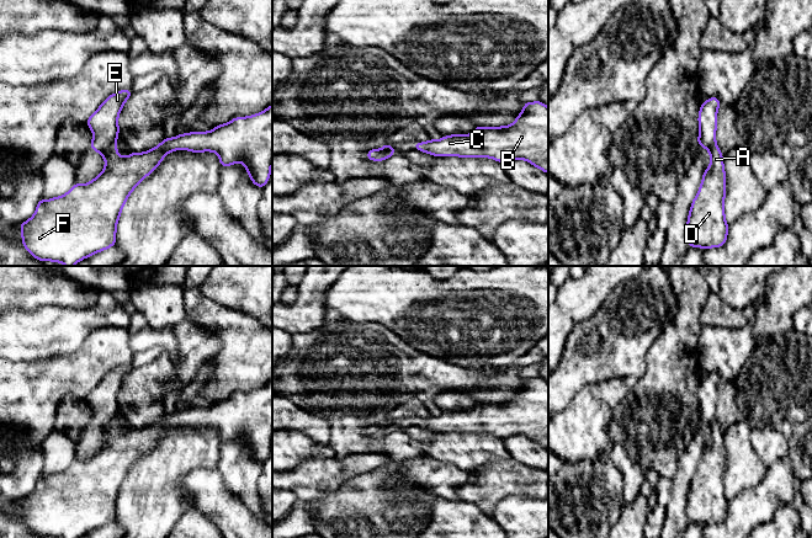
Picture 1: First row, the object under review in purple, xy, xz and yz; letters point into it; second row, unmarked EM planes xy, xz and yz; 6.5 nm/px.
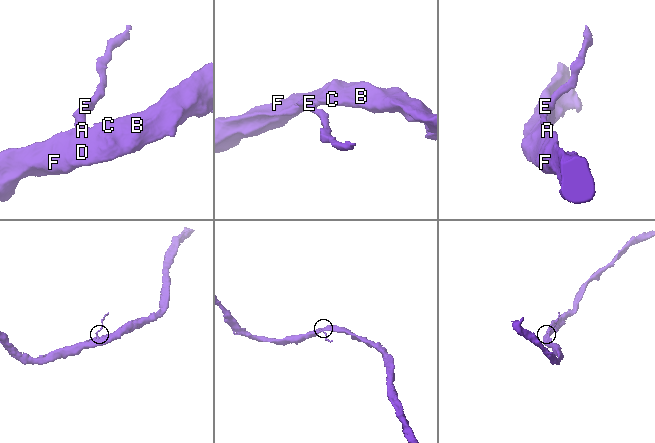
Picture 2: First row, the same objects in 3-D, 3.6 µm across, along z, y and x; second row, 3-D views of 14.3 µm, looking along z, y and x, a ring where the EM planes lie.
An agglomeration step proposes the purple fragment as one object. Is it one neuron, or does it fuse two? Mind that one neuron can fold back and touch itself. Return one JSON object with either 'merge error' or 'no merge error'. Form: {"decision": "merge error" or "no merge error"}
{"decision": "merge error"}

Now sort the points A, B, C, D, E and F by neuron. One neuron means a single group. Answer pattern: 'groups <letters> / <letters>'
groups A B C D F / E

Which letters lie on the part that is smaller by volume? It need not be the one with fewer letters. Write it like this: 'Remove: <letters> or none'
Remove: E

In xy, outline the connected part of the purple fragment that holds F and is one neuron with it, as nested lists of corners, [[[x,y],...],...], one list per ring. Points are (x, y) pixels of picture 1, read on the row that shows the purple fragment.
[[[272,105],[265,111],[249,116],[235,117],[230,122],[216,126],[209,132],[191,132],[175,138],[165,138],[158,147],[145,153],[131,153],[122,158],[117,145],[102,149],[106,161],[102,172],[86,185],[74,183],[64,196],[46,201],[39,199],[32,218],[20,224],[23,247],[37,260],[62,262],[74,266],[85,257],[116,245],[117,222],[122,208],[137,185],[174,150],[193,153],[213,151],[219,156],[221,166],[243,163],[253,183],[262,188],[271,175],[272,163]]]

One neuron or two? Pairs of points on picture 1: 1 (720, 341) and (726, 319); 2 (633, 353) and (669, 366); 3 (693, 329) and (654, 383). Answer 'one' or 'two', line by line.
1: two
2: two
3: one

